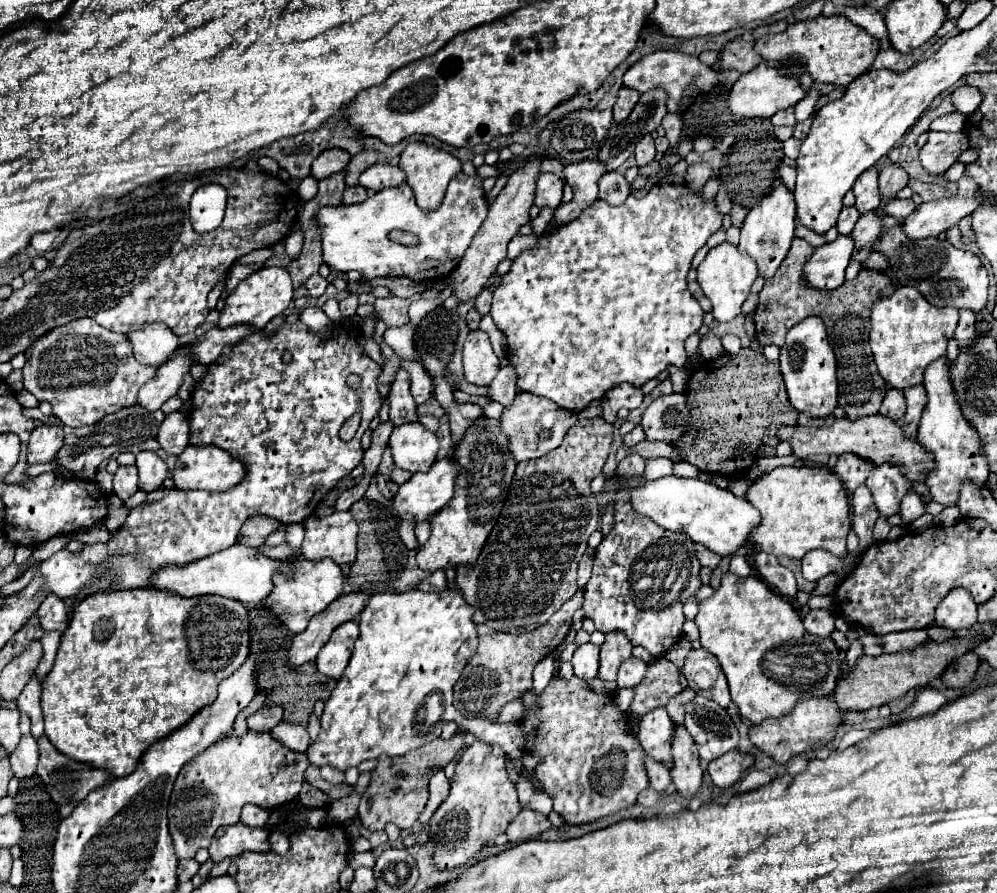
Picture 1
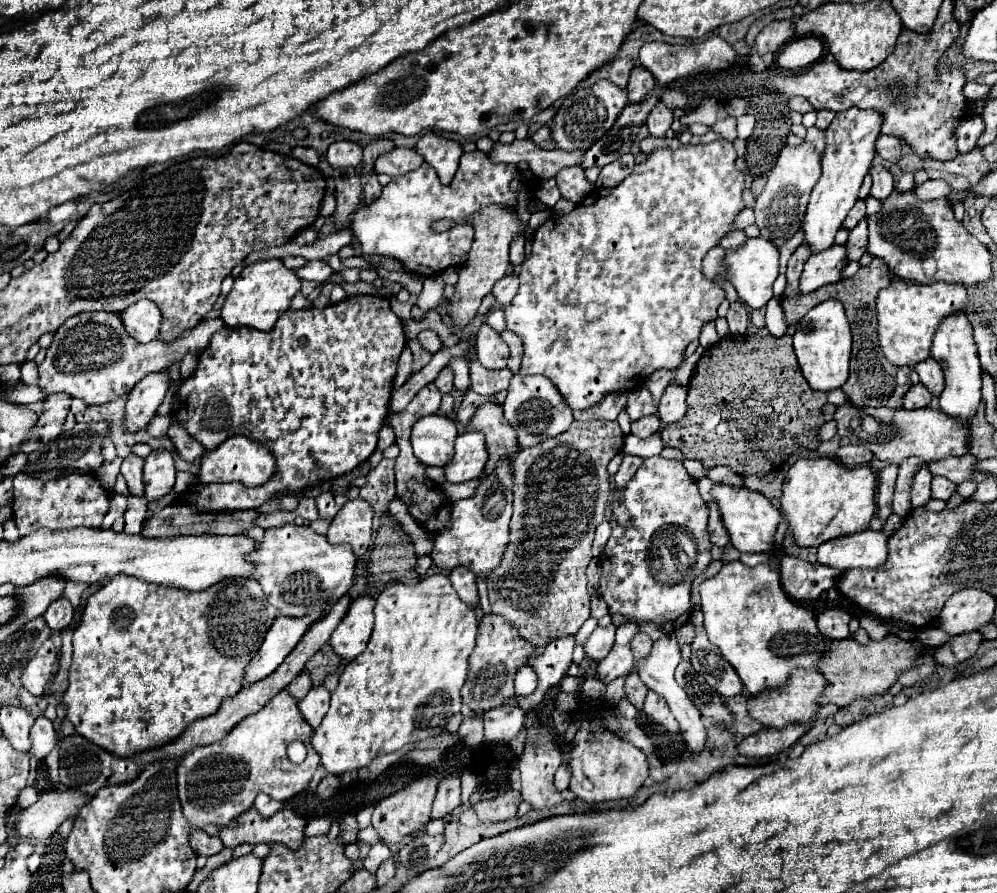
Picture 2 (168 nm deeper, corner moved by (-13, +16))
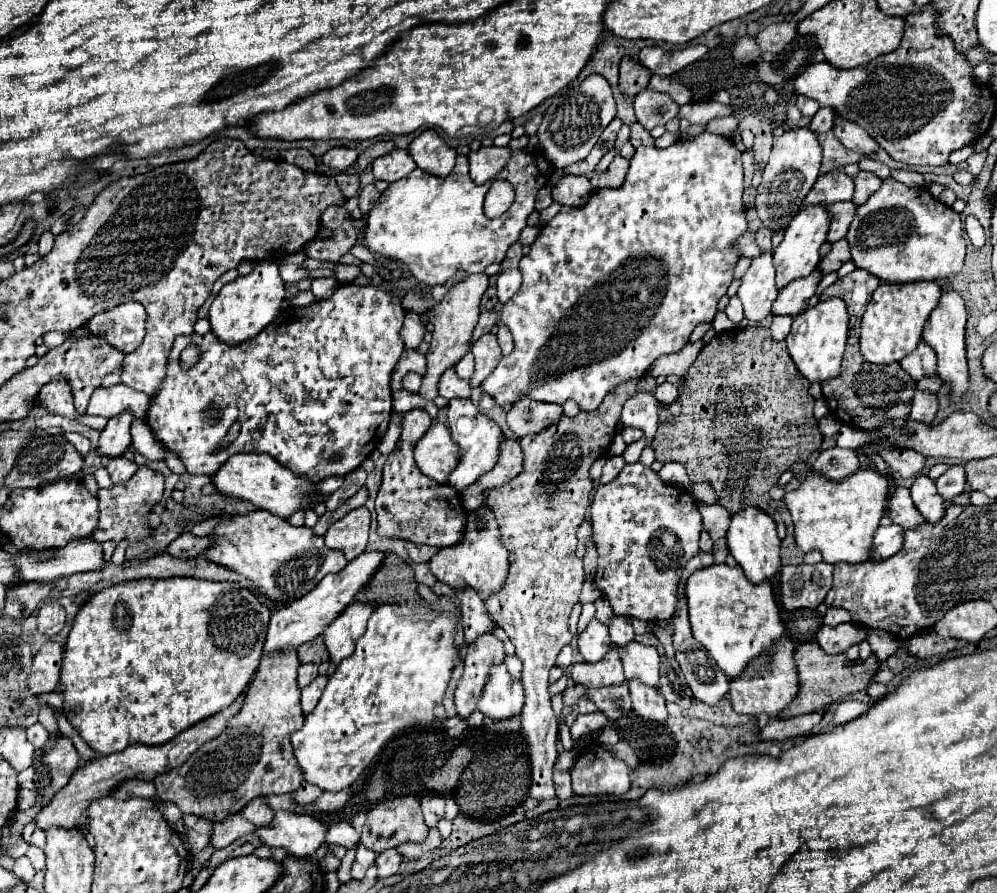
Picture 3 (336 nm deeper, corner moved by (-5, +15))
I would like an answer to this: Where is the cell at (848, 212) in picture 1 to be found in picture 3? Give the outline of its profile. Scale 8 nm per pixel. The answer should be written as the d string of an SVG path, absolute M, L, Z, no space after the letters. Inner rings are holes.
M840 201L834 205L828 205L828 215L830 215L830 231L828 231L828 243L836 243L846 237L848 227L854 219L856 205L852 201Z

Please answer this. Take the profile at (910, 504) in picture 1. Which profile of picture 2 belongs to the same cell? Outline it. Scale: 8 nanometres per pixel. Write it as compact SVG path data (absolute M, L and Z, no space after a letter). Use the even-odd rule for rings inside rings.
M934 476L934 478L932 478L932 498L948 500L954 490L956 490L954 482L950 482L950 480L942 478L942 476Z

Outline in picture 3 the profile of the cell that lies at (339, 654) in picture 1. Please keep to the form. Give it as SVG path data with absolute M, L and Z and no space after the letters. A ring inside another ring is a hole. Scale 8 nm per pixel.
M354 601L342 611L342 615L338 619L332 621L332 625L328 625L324 629L322 637L324 637L332 663L338 665L342 659L346 659L354 653L356 639L360 635L364 635L366 623L368 623L372 611L374 609L370 605Z

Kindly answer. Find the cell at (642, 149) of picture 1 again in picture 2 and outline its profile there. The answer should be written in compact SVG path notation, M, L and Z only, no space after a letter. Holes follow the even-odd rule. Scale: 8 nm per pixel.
M660 102L660 104L650 112L646 124L648 124L650 136L654 136L654 138L664 138L666 132L668 132L668 128L670 128L670 124L672 124L672 110Z

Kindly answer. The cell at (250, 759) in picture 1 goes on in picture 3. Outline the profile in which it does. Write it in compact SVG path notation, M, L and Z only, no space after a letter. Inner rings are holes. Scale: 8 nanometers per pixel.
M296 649L264 655L246 689L240 713L226 725L228 731L242 731L242 735L222 733L194 751L178 769L158 775L154 779L158 797L162 801L174 801L182 813L206 817L216 823L224 821L230 813L242 811L246 803L256 797L296 791L304 781L290 745L290 733L302 729L304 723L300 687L296 681L298 667Z

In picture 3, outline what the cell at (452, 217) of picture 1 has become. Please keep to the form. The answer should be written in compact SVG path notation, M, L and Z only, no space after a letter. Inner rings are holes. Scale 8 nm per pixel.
M522 149L512 151L508 165L494 179L506 179L514 185L514 191L516 191L514 205L508 213L494 217L494 219L488 219L484 215L482 205L484 205L484 195L488 193L488 189L492 185L492 179L486 181L484 185L476 185L468 175L468 157L466 155L458 155L454 171L444 179L432 177L430 173L426 173L422 169L414 169L414 173L410 173L410 177L404 177L402 181L390 183L390 187L382 193L380 201L372 207L372 211L368 215L366 231L364 231L366 247L372 253L380 253L386 259L396 259L396 261L404 263L410 269L410 273L416 277L418 283L432 285L432 287L444 285L460 269L470 275L482 273L488 265L502 263L508 247L520 239L520 233L526 227L526 219L534 211L536 193L548 183L550 173L552 173L552 165L546 163L542 155L536 157L536 155L522 151Z

